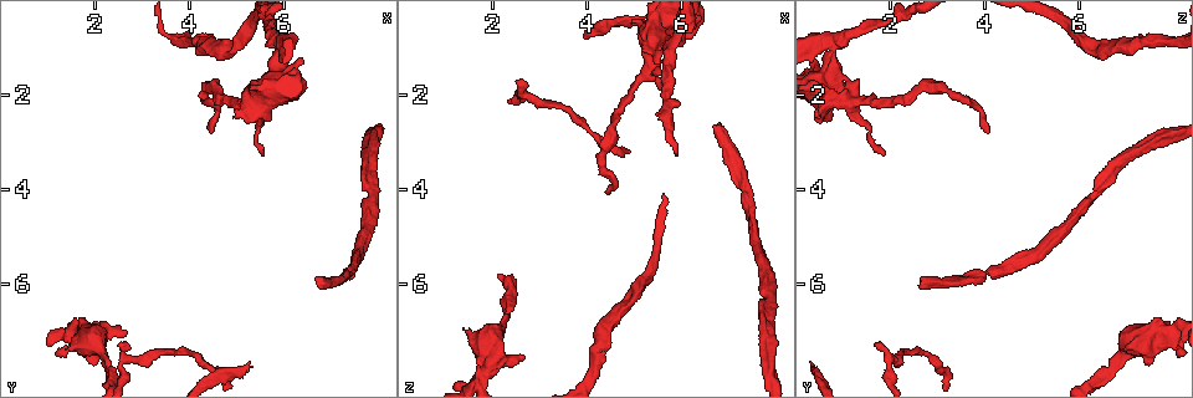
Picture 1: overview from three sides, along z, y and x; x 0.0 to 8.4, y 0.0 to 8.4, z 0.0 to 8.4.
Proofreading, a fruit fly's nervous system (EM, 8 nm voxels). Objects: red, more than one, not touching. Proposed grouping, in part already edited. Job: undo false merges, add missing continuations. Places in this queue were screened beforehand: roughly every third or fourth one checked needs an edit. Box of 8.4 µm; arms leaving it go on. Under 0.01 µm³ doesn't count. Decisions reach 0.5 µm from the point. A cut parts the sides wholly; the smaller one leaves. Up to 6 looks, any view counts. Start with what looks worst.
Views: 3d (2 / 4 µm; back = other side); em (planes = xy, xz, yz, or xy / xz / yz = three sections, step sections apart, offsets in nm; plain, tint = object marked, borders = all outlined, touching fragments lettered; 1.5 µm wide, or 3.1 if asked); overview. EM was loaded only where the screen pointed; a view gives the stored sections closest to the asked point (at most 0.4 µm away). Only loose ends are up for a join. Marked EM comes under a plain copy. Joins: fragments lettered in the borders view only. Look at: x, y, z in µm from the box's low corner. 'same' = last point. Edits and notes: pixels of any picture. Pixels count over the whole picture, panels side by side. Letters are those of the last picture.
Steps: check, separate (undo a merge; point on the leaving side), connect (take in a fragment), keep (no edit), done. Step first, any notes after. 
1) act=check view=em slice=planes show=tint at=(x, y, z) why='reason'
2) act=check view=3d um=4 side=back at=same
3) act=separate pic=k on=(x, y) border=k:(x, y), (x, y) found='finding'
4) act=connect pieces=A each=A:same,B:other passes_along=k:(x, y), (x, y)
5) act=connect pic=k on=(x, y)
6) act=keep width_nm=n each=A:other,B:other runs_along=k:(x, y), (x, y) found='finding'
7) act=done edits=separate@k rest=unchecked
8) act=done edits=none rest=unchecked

act=check view=em slice=planes show=borders at=(6.70, 5.85, 2.70)

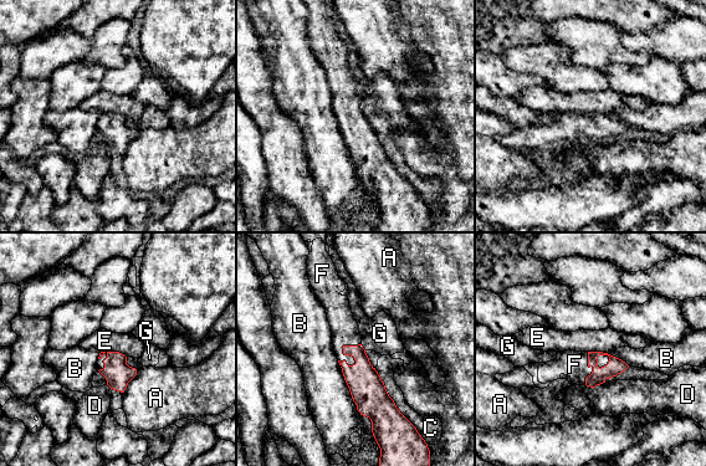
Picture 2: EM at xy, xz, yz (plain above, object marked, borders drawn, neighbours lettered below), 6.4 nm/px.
act=connect pieces=F longest_contact=B:500nm each=A:other,B:other,C:other,D:other,E:other,F:same,G:other passes_along=2:(366, 385), (346, 354), (344, 328) found='the neuron continues'

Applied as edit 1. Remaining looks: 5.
act=check view=overview why='see it whole again'

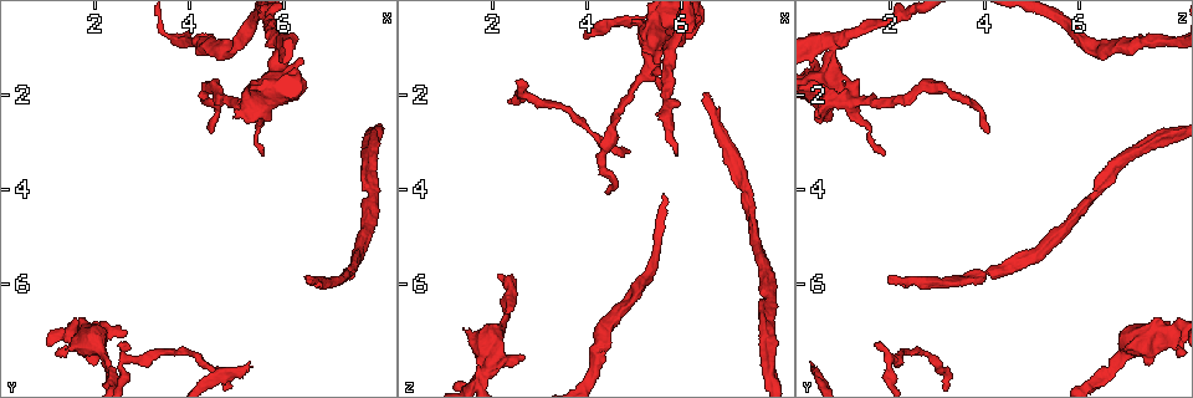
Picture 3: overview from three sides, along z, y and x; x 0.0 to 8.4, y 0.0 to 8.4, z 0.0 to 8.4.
act=check view=em slice=planes show=borders at=(2.55, 7.25, 1.65) why='branch stops here'

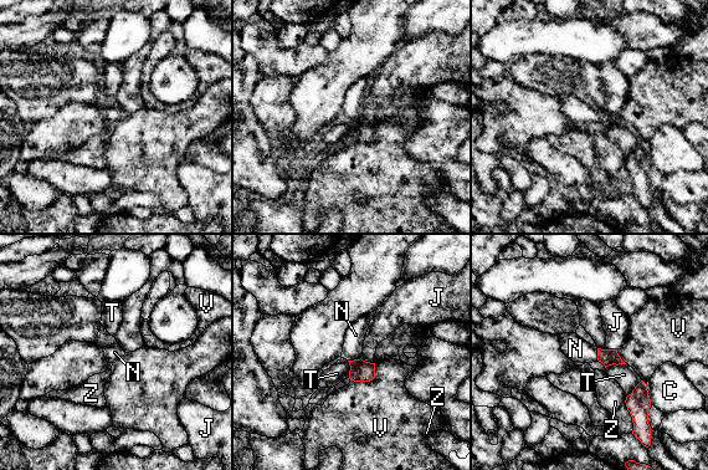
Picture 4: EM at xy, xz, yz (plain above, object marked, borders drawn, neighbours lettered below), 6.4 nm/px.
act=connect pieces=N longest_contact=V:200nm each=C:other,J:other,N:same,T:other,V:other,Z:other passes_along=4:(360, 371), (354, 359), (355, 335) found='it goes on there'

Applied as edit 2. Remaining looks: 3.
act=check view=em slice=planes show=borders at=(2.65, 7.10, 7.55) why='an open end'

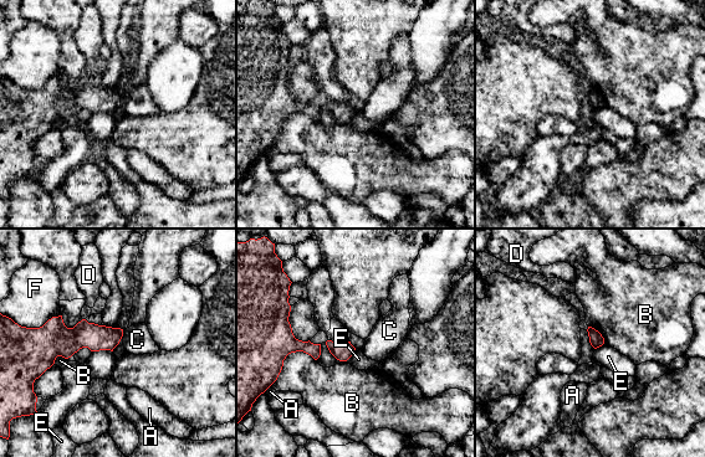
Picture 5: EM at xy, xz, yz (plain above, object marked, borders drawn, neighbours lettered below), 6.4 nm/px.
act=keep each=A:other,B:other,C:other,D:other,E:other,F:other border=5:(325, 343), (340, 360), (356, 349) found='none of them fits'

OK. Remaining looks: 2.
act=done edits=connect@2,connect@4 rest=unchecked

